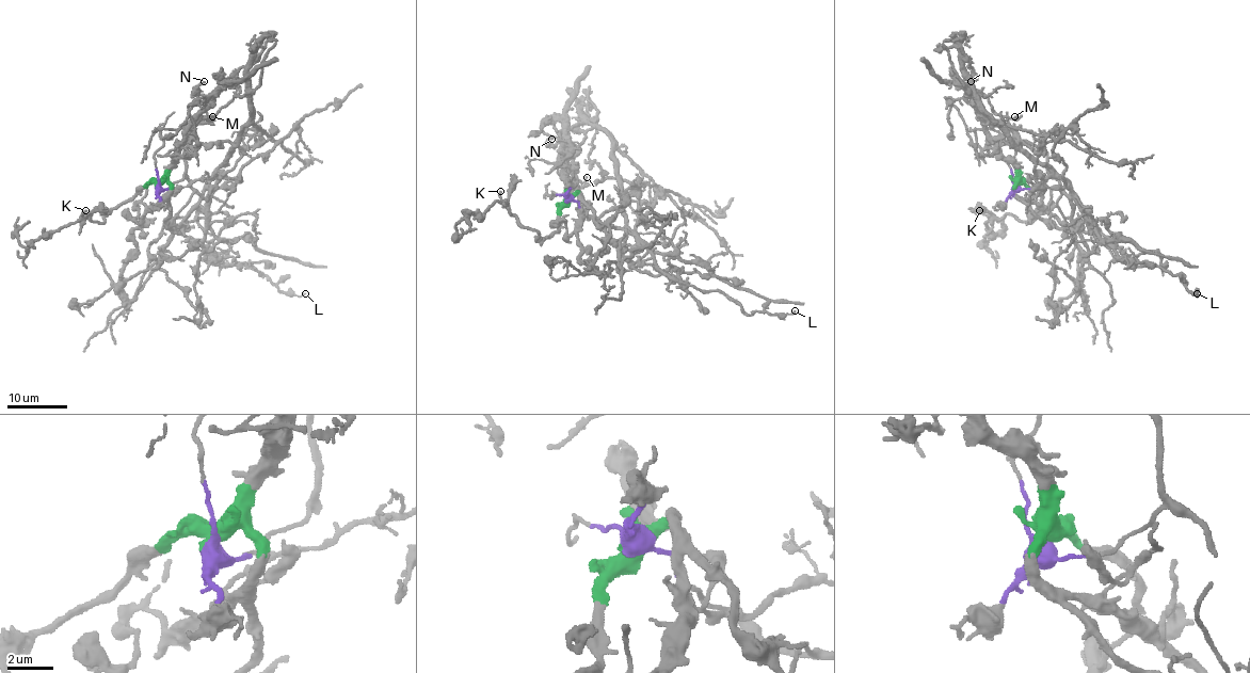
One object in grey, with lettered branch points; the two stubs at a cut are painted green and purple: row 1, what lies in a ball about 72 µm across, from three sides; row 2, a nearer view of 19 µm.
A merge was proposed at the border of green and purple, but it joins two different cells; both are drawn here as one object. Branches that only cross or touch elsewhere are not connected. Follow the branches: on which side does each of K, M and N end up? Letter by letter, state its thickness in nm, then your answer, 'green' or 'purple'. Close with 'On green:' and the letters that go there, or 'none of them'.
K: 180 nm | green
M: 100 nm | green
N: 180 nm | green
On green: K, M, N

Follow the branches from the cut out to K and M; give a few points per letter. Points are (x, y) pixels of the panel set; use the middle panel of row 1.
K: (565, 199), (559, 214), (560, 225), (541, 238), (537, 230), (528, 229), (510, 211), (500, 198), (500, 191)
M: (565, 199), (571, 189), (558, 158), (569, 140), (565, 148), (571, 156), (567, 163), (582, 183), (588, 177)

